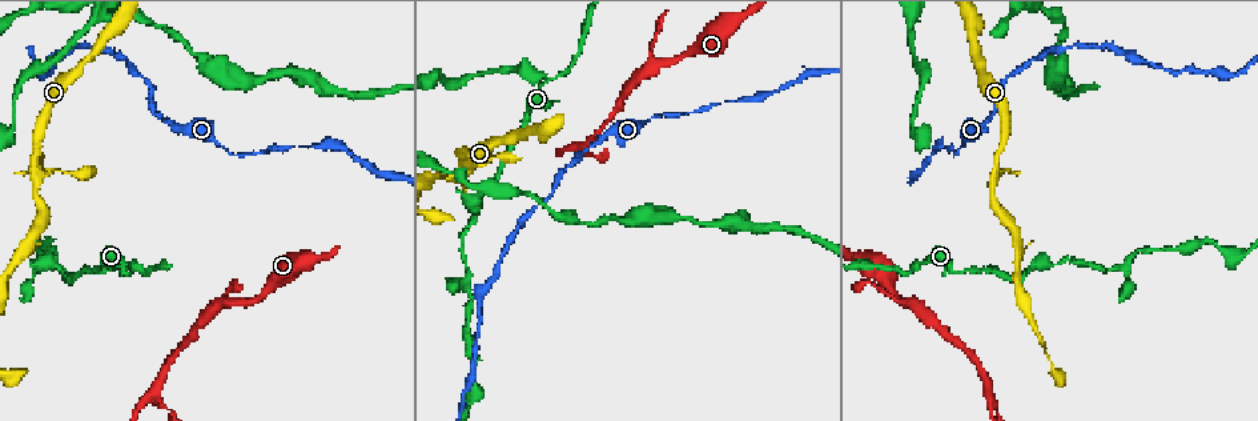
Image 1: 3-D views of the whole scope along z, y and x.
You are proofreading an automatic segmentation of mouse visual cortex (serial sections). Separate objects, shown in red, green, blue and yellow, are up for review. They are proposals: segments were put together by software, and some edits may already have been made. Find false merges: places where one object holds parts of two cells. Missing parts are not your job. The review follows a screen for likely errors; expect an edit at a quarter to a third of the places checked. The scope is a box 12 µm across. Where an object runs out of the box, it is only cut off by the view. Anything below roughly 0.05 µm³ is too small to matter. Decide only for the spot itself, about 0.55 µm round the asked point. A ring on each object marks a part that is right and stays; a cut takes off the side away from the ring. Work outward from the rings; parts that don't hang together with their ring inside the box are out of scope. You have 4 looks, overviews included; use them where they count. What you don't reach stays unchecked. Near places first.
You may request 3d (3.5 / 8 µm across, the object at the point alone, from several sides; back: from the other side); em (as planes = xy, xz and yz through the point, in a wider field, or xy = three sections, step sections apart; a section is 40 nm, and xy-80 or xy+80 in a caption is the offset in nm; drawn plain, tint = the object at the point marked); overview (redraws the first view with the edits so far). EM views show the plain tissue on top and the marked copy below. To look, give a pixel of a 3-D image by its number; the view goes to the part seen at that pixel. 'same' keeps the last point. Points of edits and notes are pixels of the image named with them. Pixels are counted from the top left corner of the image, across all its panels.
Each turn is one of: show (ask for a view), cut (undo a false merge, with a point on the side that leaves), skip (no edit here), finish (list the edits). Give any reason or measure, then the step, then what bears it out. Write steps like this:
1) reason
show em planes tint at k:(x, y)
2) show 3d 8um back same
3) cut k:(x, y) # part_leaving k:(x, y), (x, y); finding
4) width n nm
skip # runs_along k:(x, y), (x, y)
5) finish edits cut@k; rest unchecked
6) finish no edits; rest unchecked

calibre changes
show 3d 3.5um at 1:(959, 150)

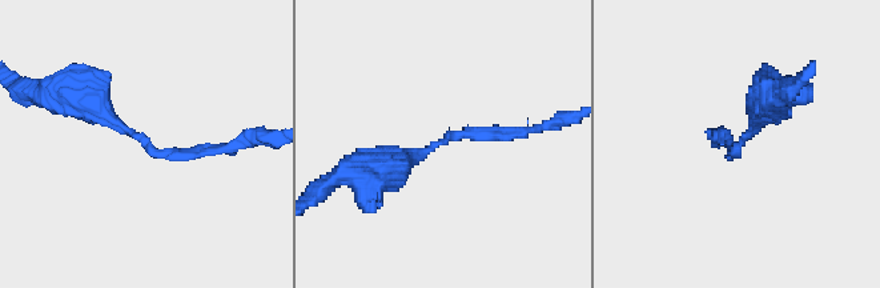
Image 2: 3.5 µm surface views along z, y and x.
arm_widths 100, 400 nm; now the EM
show em planes tint at 2:(145, 144)

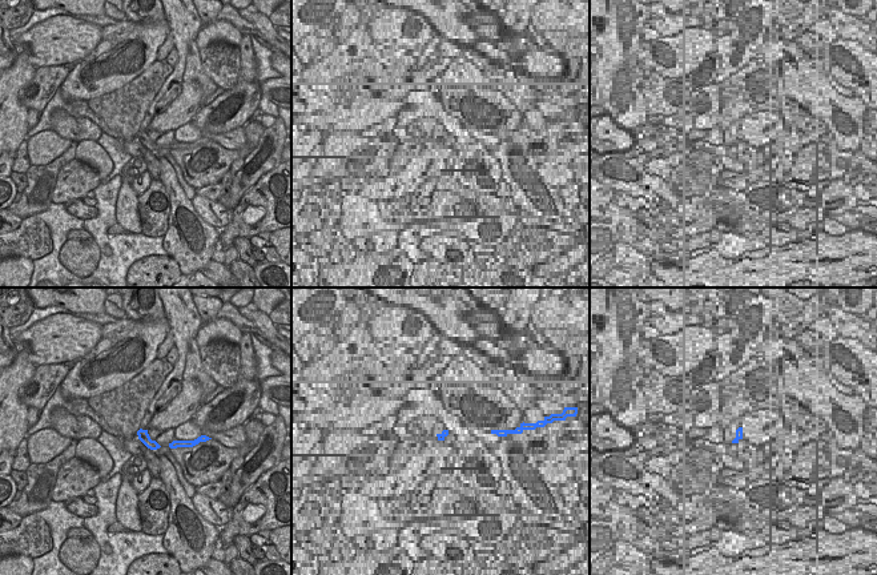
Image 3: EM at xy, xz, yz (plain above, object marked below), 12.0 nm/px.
skip # runs_along 2:(81, 95), (163, 156), (228, 147); continuous, no second cell

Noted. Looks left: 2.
three arms meet
show 3d 3.5um at 1:(585, 145)

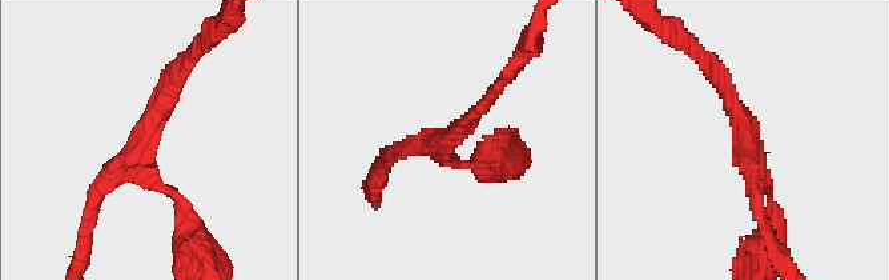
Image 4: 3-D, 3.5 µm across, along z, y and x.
shape alone is not enough
show em xy step 1 tint at 4:(141, 151)

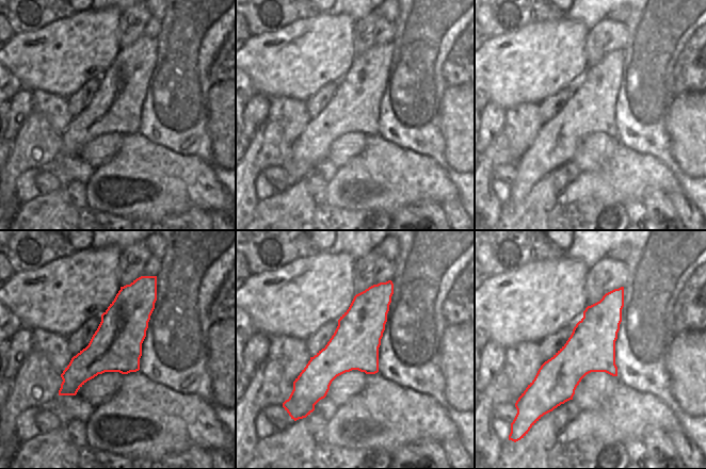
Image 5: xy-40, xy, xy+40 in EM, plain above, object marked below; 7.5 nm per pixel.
arm_widths 150, 200, 200 nm
skip # runs_along 5:(382, 285), (311, 404); all the same cell

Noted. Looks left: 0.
finish no edits; rest unchecked

